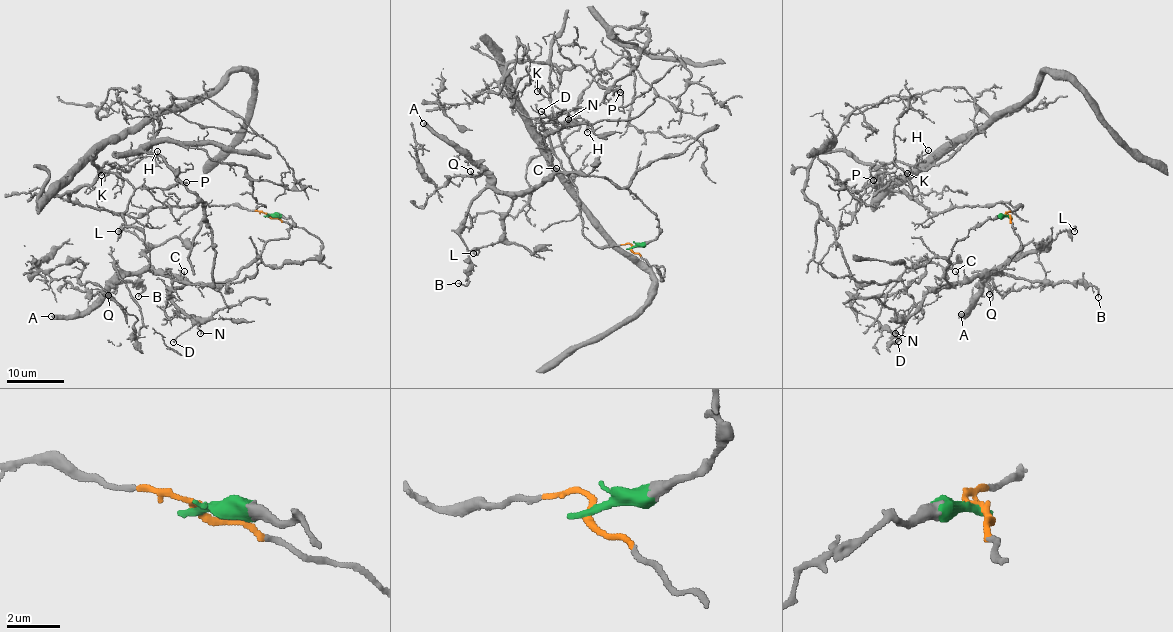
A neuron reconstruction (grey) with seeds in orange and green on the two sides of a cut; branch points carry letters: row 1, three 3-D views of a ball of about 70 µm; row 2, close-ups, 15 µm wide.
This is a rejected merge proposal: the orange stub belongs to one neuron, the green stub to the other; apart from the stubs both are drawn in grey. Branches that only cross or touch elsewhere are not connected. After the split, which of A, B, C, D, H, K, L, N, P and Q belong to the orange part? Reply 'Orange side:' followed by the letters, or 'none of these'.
Orange side: H, K, P

